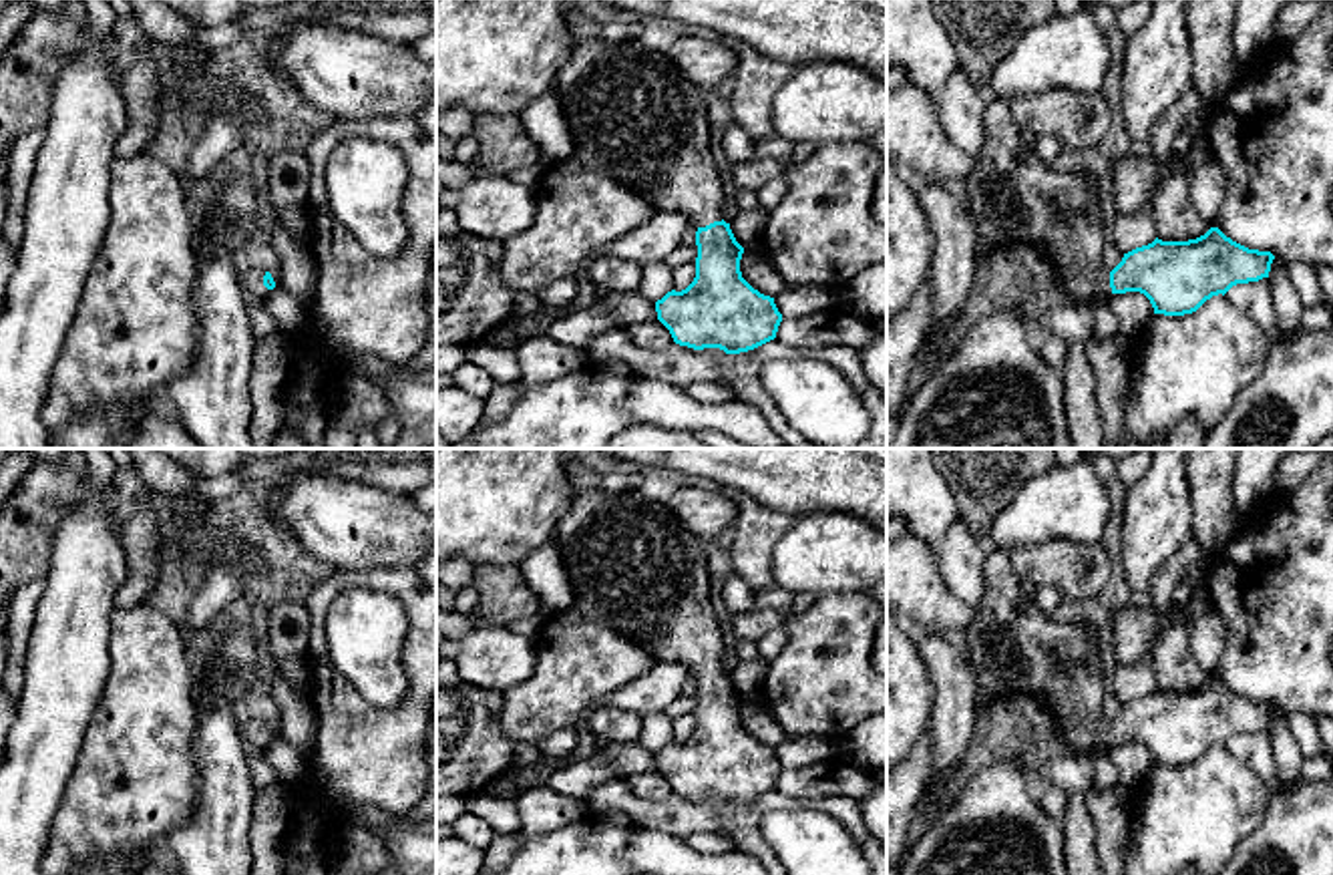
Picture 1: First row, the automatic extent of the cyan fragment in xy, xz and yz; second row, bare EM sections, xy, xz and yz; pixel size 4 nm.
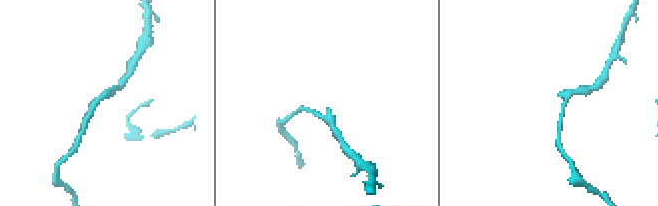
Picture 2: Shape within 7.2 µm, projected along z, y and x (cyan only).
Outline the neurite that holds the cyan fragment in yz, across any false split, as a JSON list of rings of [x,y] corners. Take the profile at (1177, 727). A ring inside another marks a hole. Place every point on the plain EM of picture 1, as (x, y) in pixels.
[[[989,545],[983,595],[965,638],[977,686],[975,712],[985,714],[997,696],[1039,696],[1058,720],[1058,738],[1074,752],[1140,742],[1154,764],[1184,766],[1236,734],[1269,728],[1275,710],[1210,678],[1188,692],[1156,688],[1124,704],[1110,722],[1102,712],[1098,634],[1043,614],[1019,587],[1009,553]]]

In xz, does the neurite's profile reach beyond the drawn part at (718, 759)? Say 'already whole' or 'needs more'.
needs more

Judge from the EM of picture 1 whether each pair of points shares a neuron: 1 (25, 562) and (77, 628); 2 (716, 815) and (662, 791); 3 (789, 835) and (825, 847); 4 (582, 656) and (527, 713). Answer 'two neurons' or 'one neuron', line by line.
1: two neurons
2: two neurons
3: one neuron
4: one neuron

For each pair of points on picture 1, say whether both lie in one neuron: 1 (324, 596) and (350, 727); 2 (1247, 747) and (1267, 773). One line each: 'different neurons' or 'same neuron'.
1: same neuron
2: same neuron

